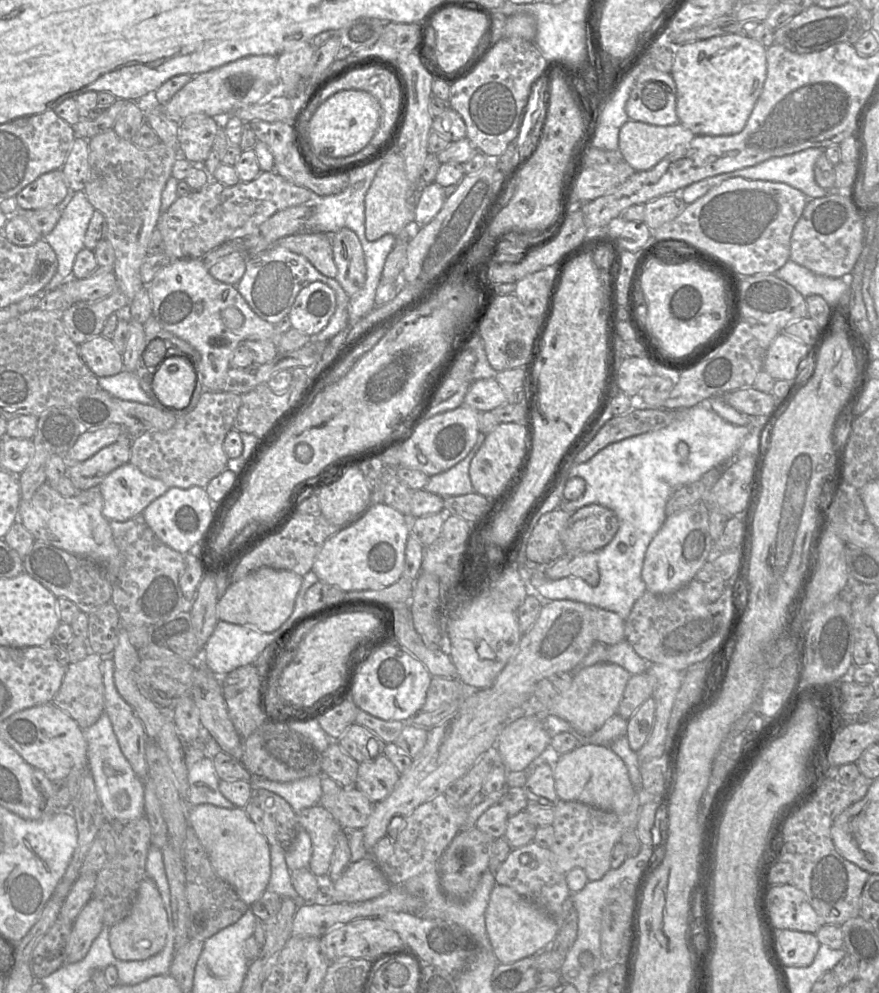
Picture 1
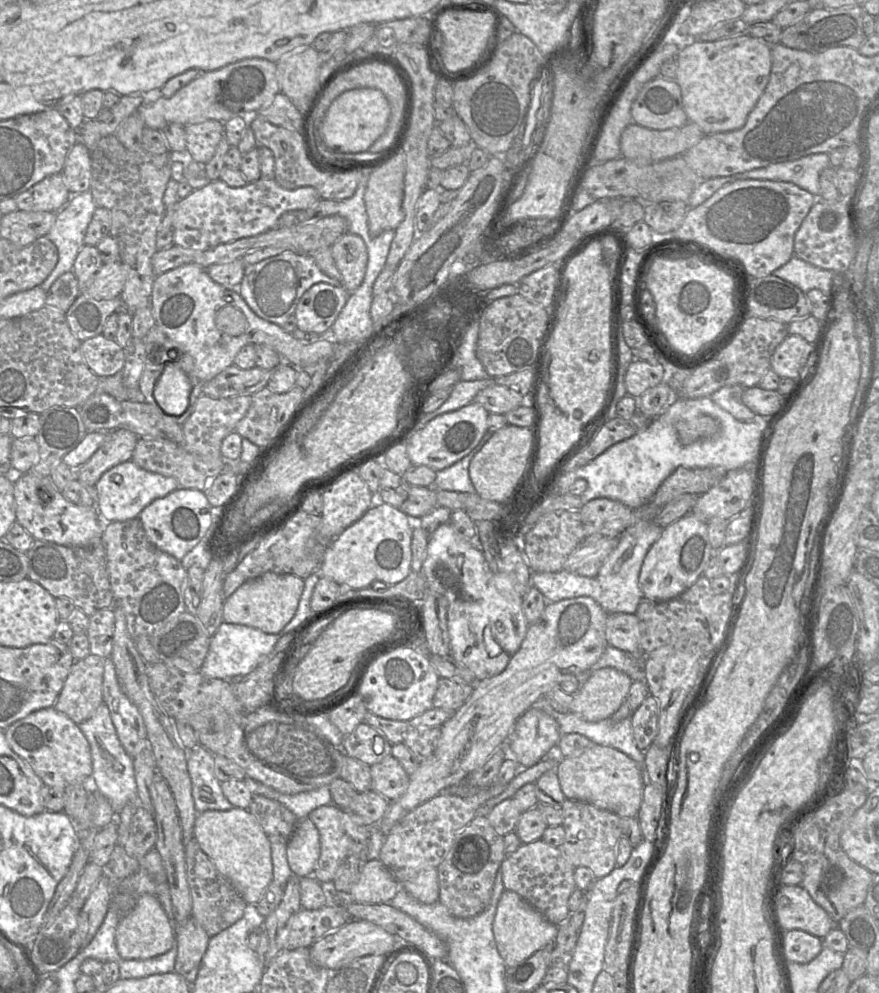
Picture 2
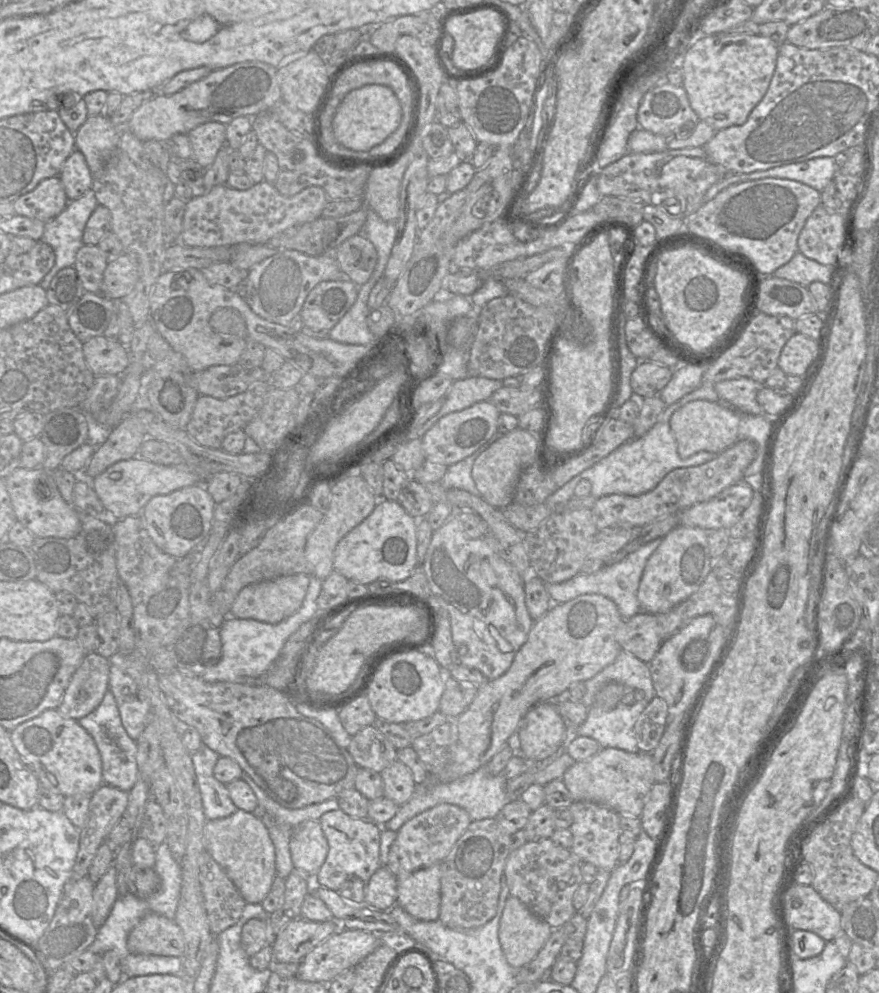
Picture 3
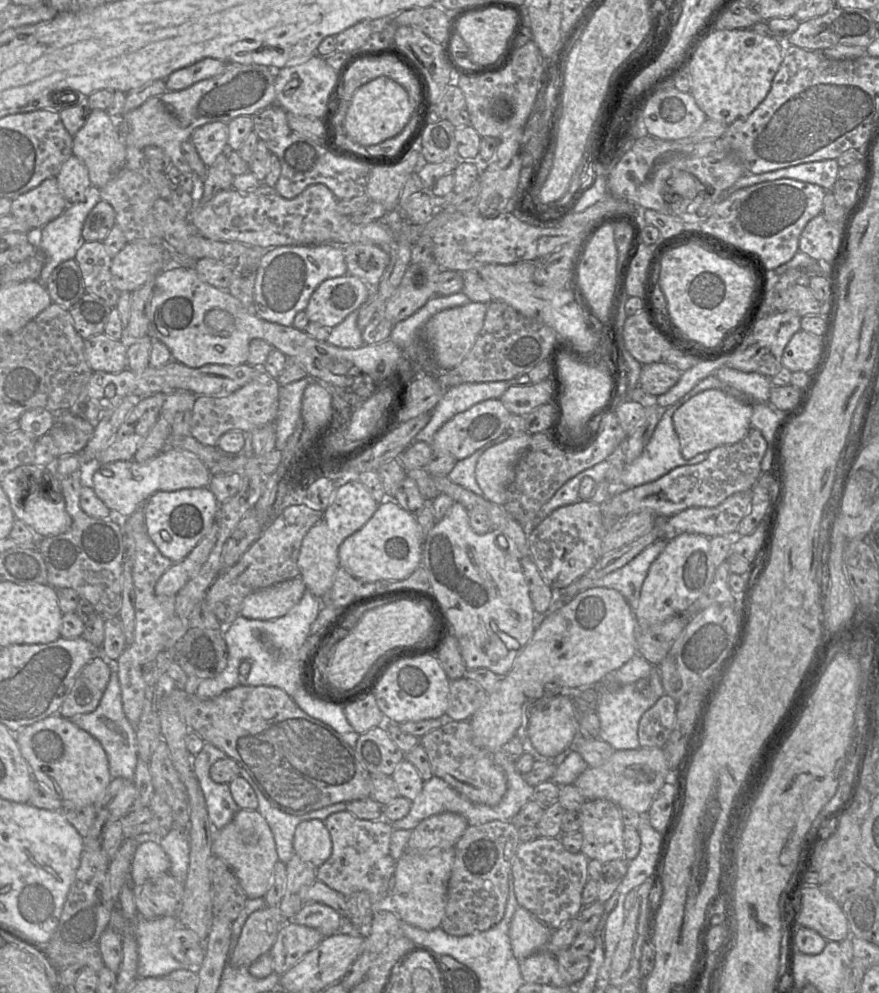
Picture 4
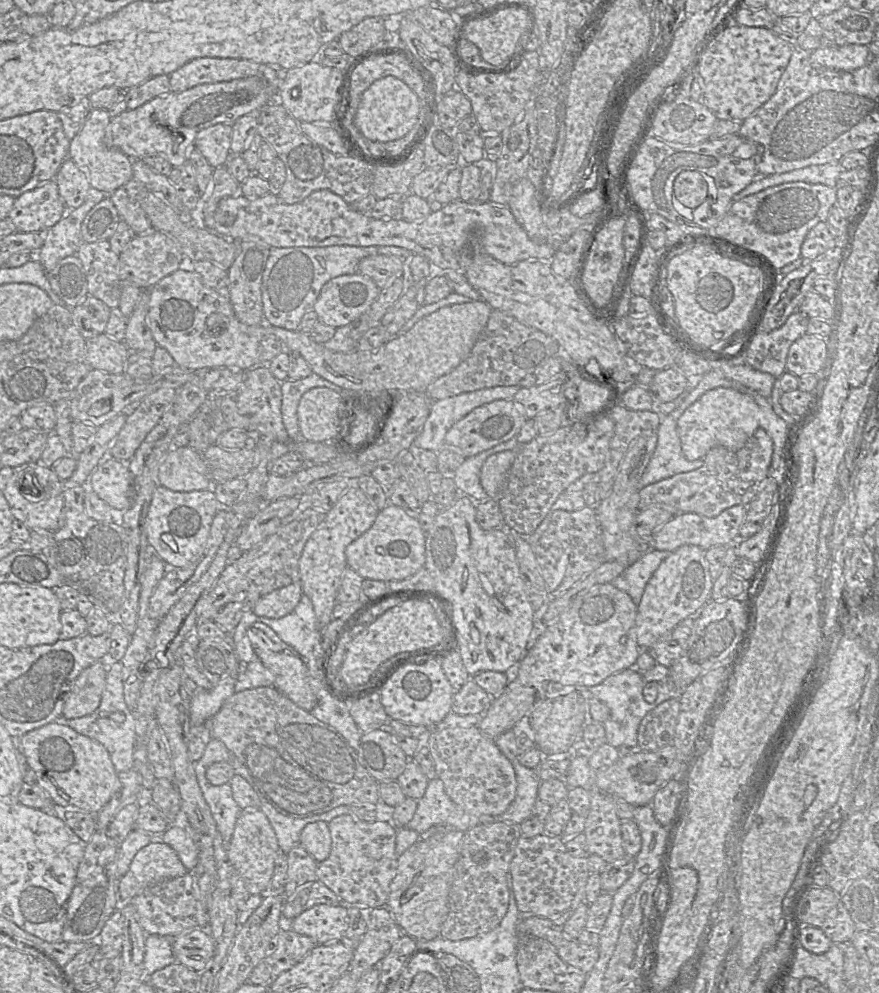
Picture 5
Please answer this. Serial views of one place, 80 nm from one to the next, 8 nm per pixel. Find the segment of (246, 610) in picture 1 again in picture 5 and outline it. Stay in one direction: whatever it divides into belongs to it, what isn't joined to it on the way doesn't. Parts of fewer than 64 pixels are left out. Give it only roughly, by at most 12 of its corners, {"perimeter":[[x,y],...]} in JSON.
{"perimeter":[[299,582],[258,600],[252,612],[277,619],[289,614],[302,596]]}

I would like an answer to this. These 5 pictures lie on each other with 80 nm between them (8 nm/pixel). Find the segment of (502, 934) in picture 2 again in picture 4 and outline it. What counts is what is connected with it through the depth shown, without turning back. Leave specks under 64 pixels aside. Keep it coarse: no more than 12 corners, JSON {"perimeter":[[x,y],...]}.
{"perimeter":[[518,906],[509,925],[515,958],[543,949],[552,931]]}

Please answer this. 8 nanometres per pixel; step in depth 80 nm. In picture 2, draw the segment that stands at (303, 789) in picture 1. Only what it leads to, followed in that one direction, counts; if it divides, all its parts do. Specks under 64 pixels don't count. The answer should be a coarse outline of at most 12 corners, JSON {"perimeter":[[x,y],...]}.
{"perimeter":[[248,776],[252,794],[282,803],[299,821],[332,804],[328,786],[290,795]]}

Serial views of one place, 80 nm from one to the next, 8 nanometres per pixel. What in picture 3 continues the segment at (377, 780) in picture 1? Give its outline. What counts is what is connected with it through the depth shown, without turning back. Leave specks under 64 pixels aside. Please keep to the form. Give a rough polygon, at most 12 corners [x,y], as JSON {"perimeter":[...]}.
{"perimeter":[[398,759],[382,770],[384,797],[399,806],[418,788]]}

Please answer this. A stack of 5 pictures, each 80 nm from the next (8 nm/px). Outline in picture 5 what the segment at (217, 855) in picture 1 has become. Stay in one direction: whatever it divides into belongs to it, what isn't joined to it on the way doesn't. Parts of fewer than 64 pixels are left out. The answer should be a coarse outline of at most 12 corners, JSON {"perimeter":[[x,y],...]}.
{"perimeter":[[261,809],[241,810],[227,860],[268,892],[279,850]]}

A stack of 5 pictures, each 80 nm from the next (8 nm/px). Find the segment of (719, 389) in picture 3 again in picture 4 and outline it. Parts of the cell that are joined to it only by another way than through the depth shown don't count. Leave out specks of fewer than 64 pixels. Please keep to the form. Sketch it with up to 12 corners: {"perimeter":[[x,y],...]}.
{"perimeter":[[728,366],[713,375],[751,398],[769,403],[770,378]]}

